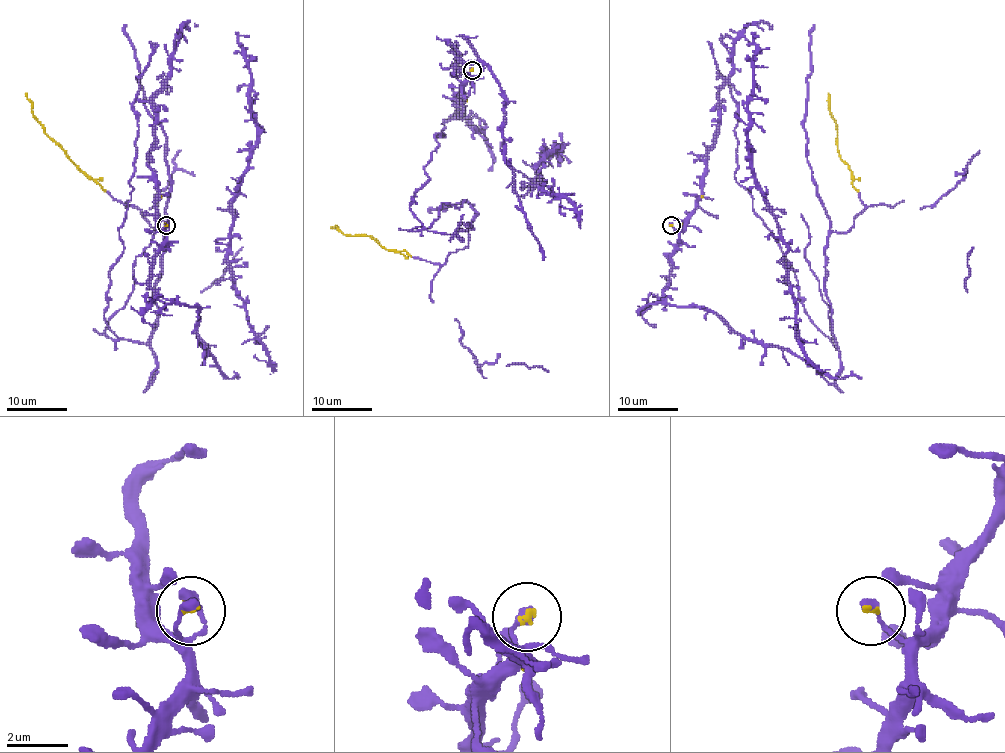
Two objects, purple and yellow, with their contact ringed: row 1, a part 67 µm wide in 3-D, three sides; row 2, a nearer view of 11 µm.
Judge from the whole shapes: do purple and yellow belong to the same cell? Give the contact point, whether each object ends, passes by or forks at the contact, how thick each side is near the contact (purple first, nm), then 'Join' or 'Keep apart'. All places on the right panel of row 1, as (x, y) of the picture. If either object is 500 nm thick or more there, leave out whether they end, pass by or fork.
Place: (671, 225). At the ring purple ends. At the ring yellow ends. Thickness 320 nm (purple) against 110 nm. Join

